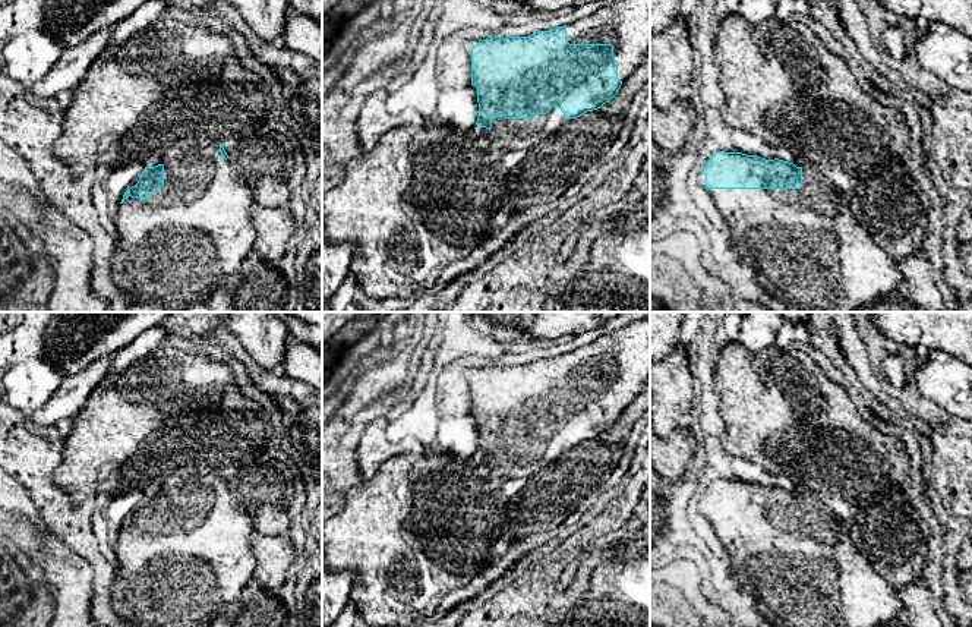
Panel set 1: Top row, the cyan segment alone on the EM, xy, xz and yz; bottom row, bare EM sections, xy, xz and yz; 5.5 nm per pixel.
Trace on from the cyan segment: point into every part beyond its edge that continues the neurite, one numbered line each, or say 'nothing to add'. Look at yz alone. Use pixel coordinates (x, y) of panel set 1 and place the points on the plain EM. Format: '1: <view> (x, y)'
1: yz (802, 572)

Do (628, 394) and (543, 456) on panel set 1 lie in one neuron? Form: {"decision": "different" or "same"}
{"decision": "same"}

